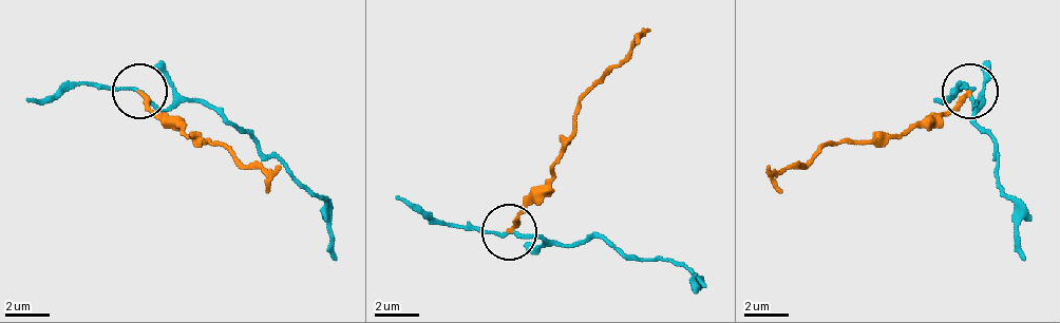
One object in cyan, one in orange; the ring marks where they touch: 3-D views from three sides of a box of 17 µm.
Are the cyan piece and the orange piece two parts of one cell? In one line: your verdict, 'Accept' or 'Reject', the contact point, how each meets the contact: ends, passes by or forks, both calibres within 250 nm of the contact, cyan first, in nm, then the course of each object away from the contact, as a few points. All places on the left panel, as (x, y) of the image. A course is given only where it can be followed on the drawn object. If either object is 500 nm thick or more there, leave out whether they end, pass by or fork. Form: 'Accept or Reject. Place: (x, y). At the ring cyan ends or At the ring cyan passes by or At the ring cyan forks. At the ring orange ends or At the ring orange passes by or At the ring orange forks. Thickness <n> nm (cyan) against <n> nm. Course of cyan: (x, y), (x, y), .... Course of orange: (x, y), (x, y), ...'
Reject. Place: (139, 91). At the ring cyan passes by. At the ring orange ends. Thickness 130 nm (cyan) against 240 nm. Course of cyan: (138, 92), (161, 109), (210, 103), (227, 114), (260, 148), (326, 203), (337, 258). Course of orange: (138, 92), (183, 131), (221, 141), (265, 181), (271, 192)

